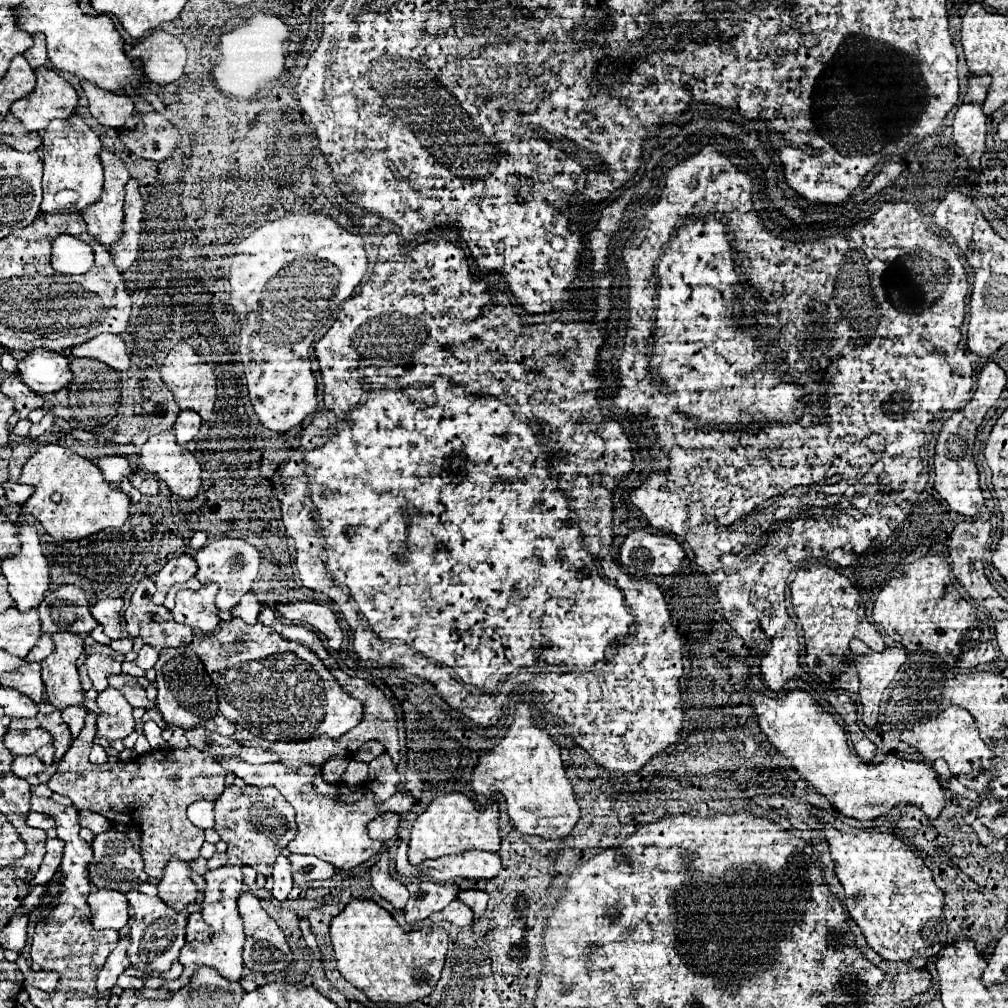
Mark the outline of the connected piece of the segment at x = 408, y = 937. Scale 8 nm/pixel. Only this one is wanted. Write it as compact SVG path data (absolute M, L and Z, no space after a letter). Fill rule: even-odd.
M353 900L331 922L331 944L337 970L355 988L363 990L373 1002L411 1004L429 996L441 976L447 932L443 928L423 928L405 932L393 916L373 900Z

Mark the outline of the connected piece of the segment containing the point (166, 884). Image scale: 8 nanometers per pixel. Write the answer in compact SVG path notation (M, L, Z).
M171 860L167 864L165 874L157 888L159 888L159 898L177 912L181 912L187 904L195 902L197 898L197 888L191 880L189 864L181 864L177 860Z

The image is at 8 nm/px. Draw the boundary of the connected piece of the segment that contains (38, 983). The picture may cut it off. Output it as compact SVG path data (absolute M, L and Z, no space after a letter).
M39 970L35 974L33 986L39 988L39 990L43 990L43 992L53 992L53 988L57 988L57 982L59 982L59 974L47 972L47 970Z

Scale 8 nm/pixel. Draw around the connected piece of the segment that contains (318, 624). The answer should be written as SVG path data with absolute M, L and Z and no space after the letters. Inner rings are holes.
M293 602L293 604L285 604L279 608L283 612L283 616L291 622L301 622L301 624L309 624L311 628L315 628L323 638L327 638L329 646L333 650L339 650L341 644L341 628L335 620L335 614L325 606L325 604L315 604L315 602Z

